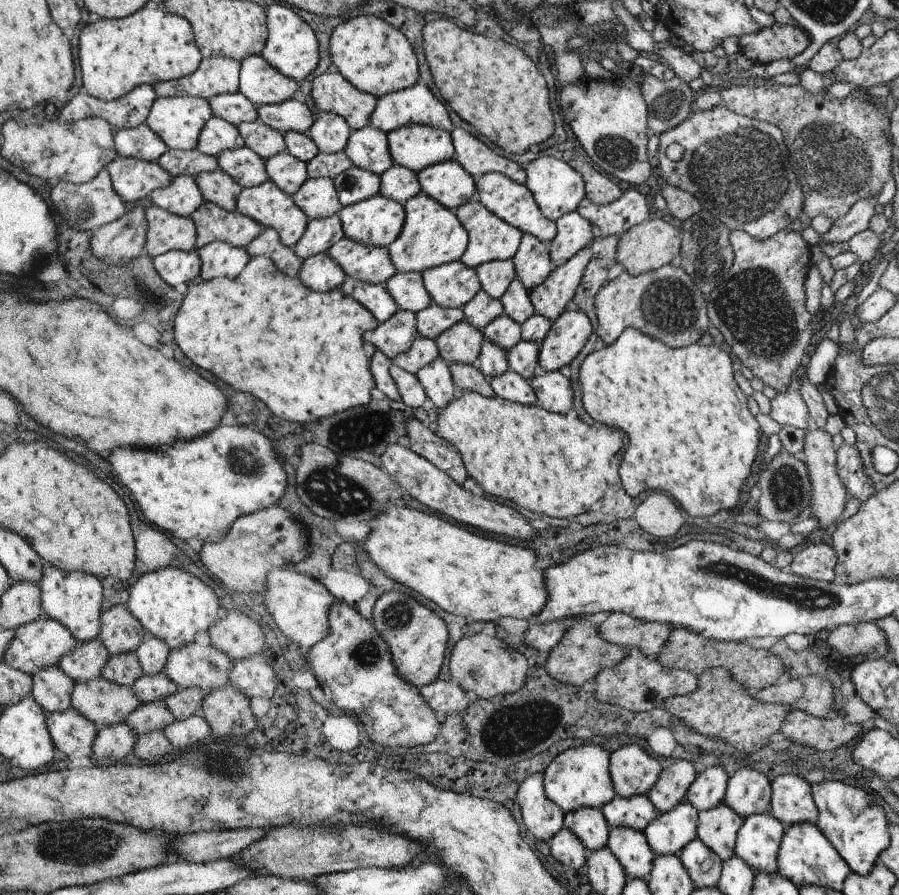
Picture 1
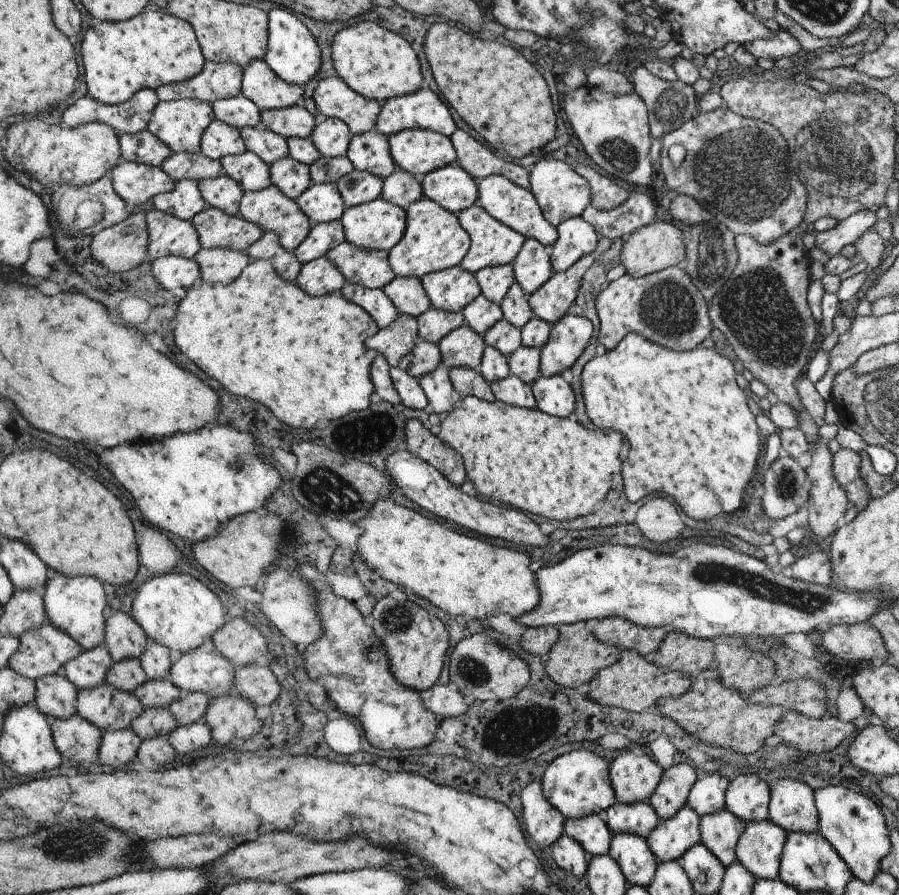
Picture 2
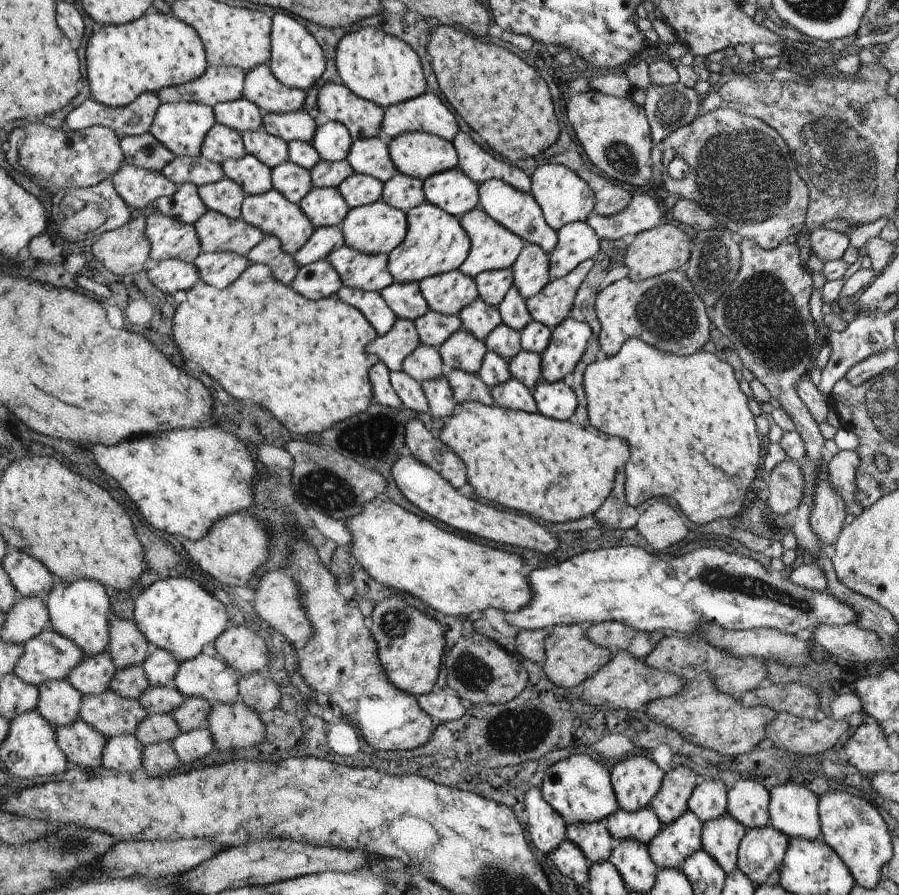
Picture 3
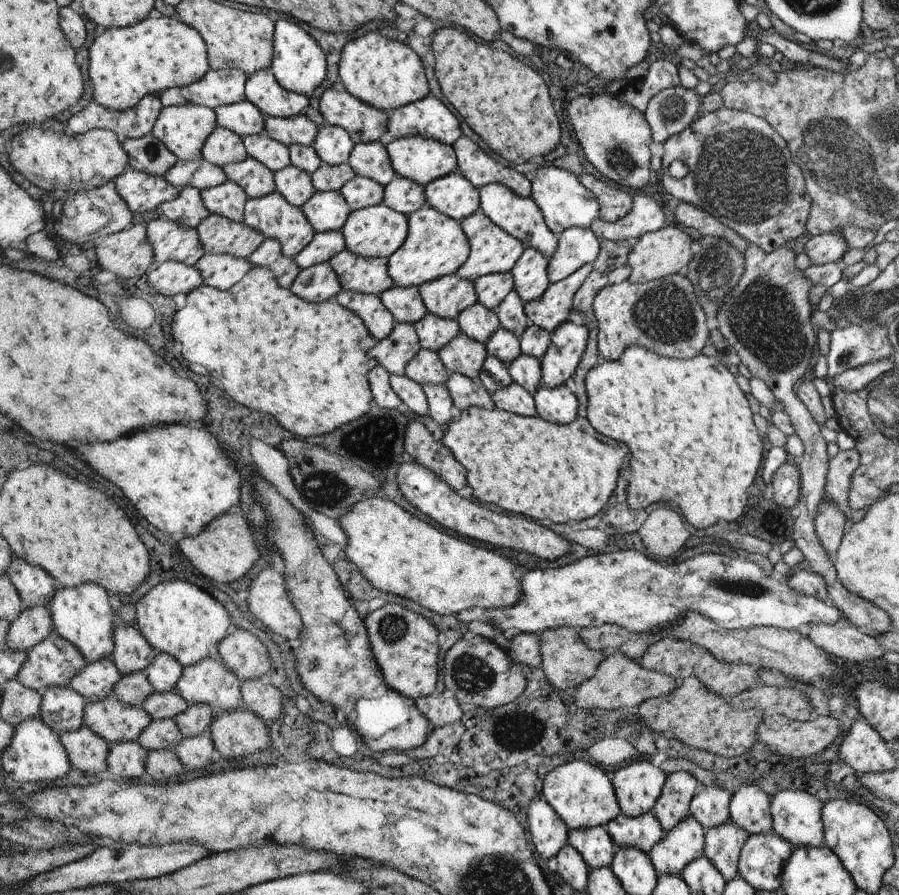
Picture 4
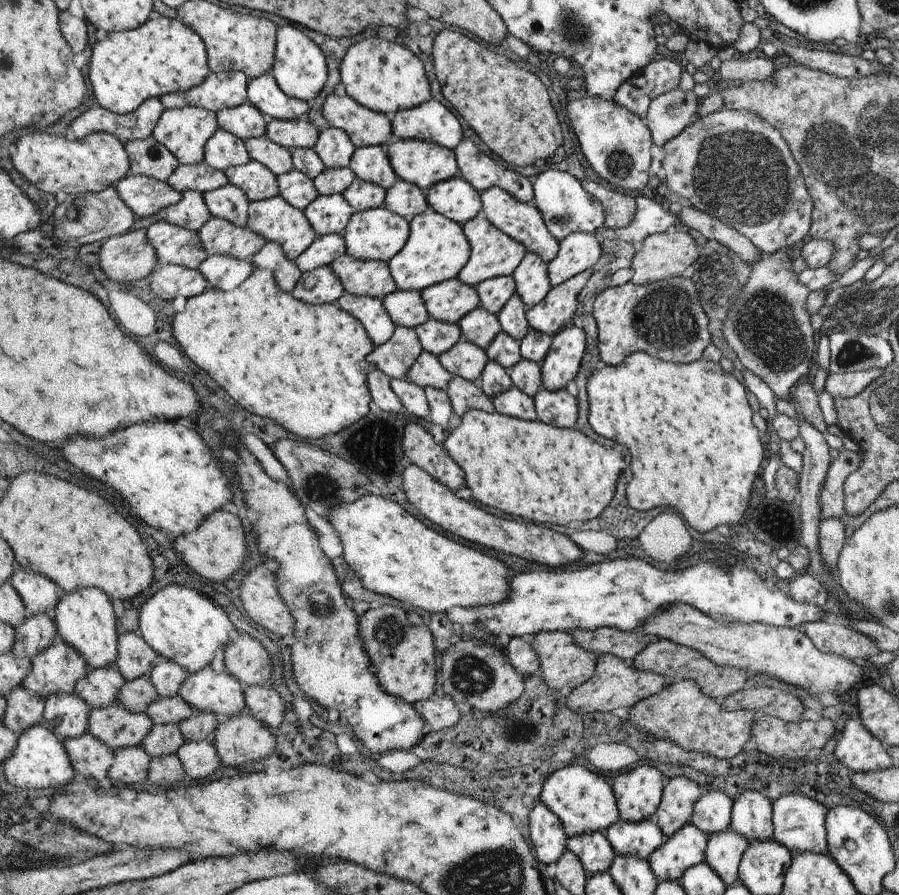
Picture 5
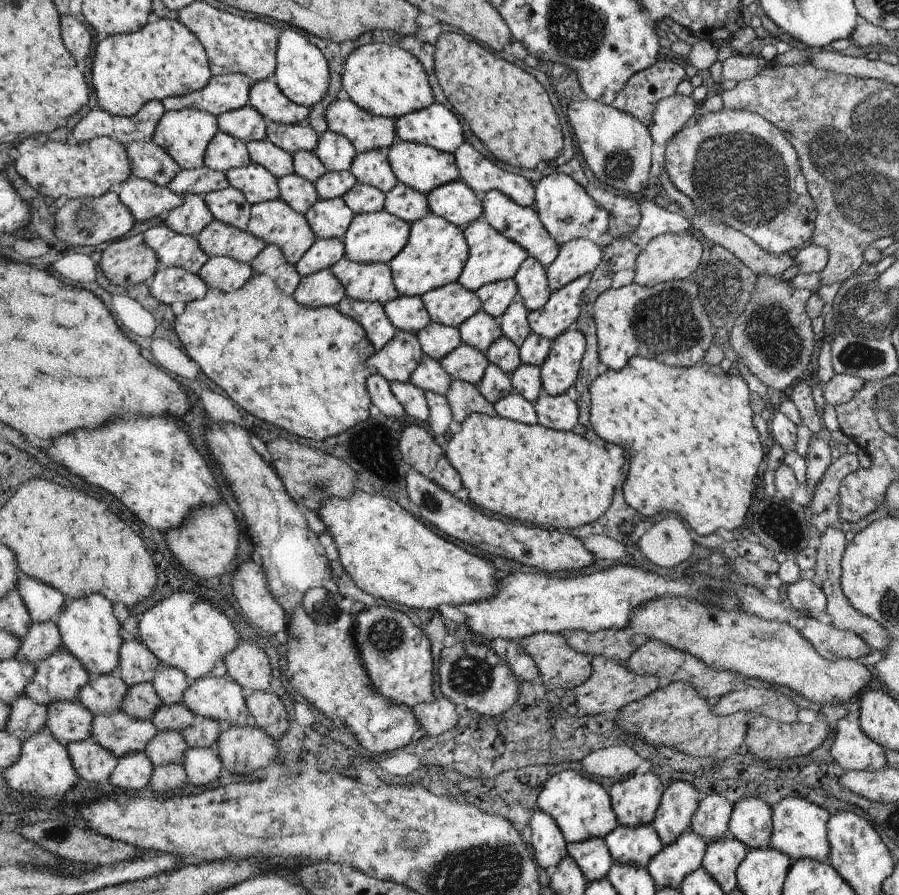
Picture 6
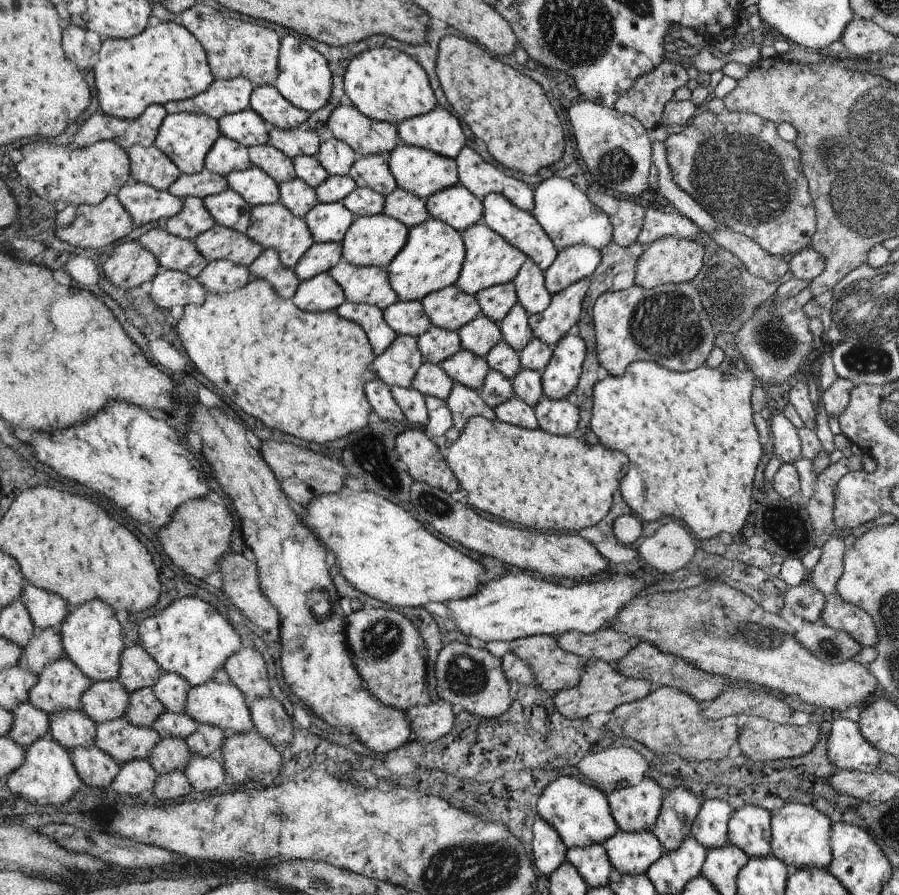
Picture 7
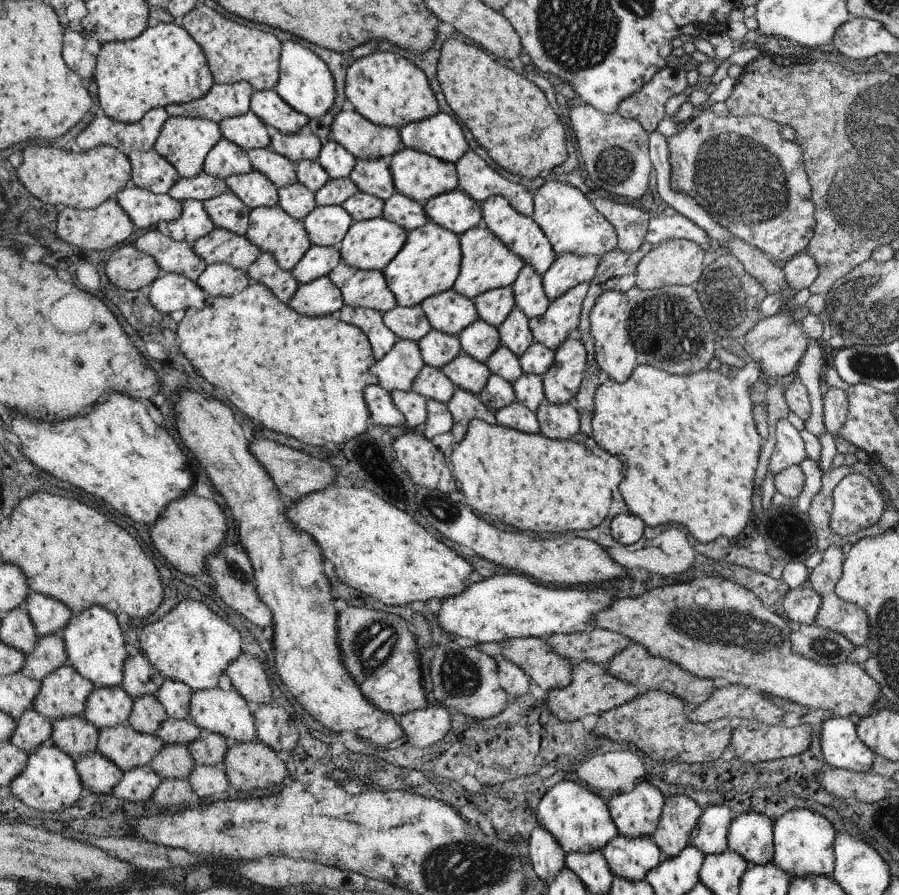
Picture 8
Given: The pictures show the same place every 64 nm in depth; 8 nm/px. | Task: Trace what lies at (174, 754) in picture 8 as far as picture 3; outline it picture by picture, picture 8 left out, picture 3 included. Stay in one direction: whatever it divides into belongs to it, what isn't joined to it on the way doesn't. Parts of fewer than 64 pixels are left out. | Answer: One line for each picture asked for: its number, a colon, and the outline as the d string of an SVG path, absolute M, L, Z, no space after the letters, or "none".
3: M149 714L133 732L143 746L171 742L179 736L179 726L171 714Z
4: M173 718L165 720L151 720L151 724L141 732L137 742L147 750L173 750L183 740L183 734L179 732L179 726Z
5: M163 724L151 728L151 732L141 740L141 748L149 754L149 758L171 756L183 746L185 738L181 736L181 728L177 724Z
6: M157 732L157 736L145 746L143 754L149 756L153 766L163 764L181 764L183 754L187 752L187 742L181 732Z
7: M161 738L157 746L149 752L147 760L157 774L173 770L183 772L183 768L191 762L191 750L183 738Z

